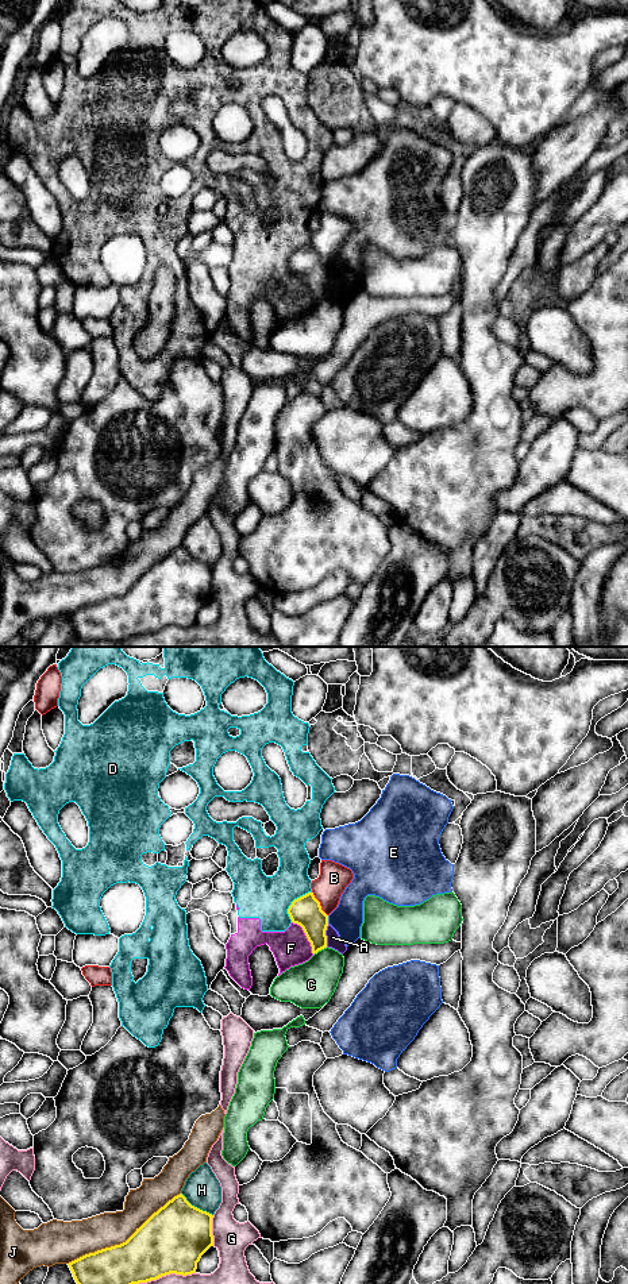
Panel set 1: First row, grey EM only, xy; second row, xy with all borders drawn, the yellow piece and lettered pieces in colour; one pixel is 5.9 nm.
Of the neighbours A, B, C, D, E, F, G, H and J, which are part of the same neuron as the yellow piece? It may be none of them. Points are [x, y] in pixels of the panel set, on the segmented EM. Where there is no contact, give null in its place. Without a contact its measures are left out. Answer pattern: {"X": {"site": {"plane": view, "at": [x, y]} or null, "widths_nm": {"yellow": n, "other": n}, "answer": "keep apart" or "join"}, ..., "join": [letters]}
{"A": {"site": {"plane": "xy", "at": [324, 934]}, "widths_nm": {"yellow": 180, "other": 80}, "answer": "keep apart"}, "B": {"site": {"plane": "xy", "at": [319, 903]}, "widths_nm": {"yellow": 180, "other": 180}, "answer": "keep apart"}, "C": {"site": {"plane": "xy", "at": [320, 949]}, "widths_nm": {"yellow": 180, "other": 280}, "answer": "keep apart"}, "D": {"site": {"plane": "xy", "at": [292, 902]}, "widths_nm": {"yellow": 180, "other": 260}, "answer": "keep apart"}, "E": {"site": {"plane": "xy", "at": [327, 920]}, "widths_nm": {"yellow": 180, "other": 190}, "answer": "keep apart"}, "F": {"site": {"plane": "xy", "at": [305, 934]}, "widths_nm": {"yellow": 180, "other": 220}, "answer": "keep apart"}, "G": {"site": {"plane": "xy", "at": [211, 1230]}, "widths_nm": {"yellow": 380, "other": 200}, "answer": "keep apart"}, "H": {"site": {"plane": "xy", "at": [196, 1207]}, "widths_nm": {"yellow": 380, "other": 220}, "answer": "keep apart"}, "J": {"site": {"plane": "xy", "at": [123, 1242]}, "widths_nm": {"yellow": 360, "other": 200}, "answer": "keep apart"}, "join": []}

